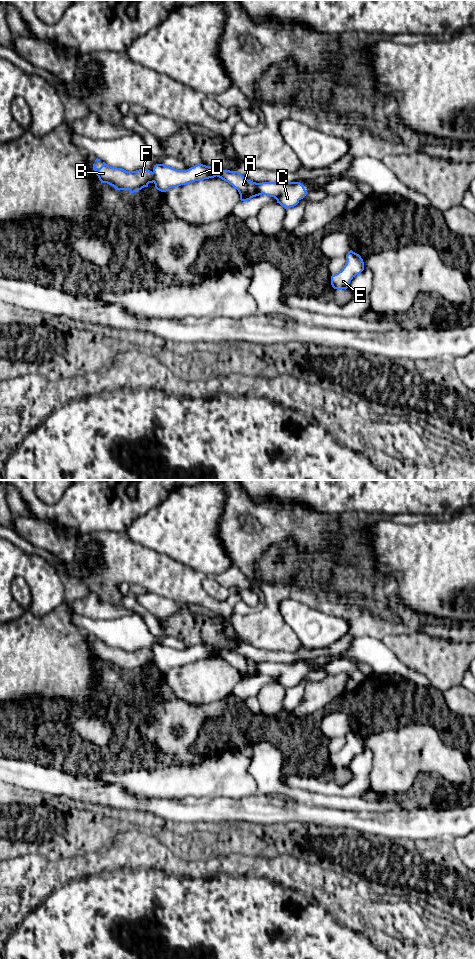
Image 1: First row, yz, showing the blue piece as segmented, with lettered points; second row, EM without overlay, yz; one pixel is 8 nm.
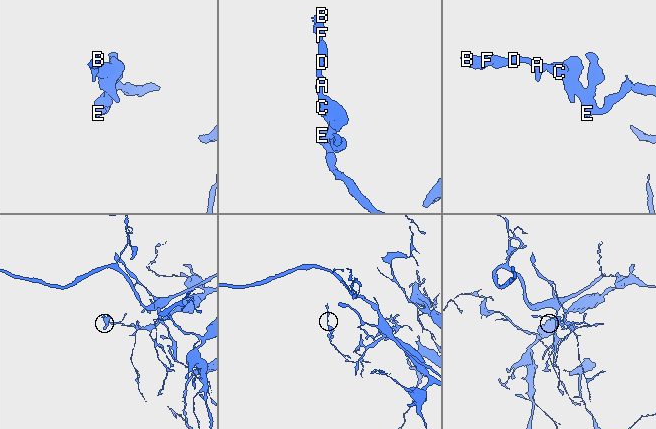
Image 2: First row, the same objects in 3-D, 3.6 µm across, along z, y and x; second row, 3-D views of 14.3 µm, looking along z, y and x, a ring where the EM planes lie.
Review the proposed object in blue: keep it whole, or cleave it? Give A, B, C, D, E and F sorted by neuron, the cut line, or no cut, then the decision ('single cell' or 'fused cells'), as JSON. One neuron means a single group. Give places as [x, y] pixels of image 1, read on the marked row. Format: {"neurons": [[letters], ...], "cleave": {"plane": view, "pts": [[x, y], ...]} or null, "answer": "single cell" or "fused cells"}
{"neurons": [["A", "C", "D", "E"], ["B", "F"]], "cleave": {"plane": "yz", "pts": [[152, 172], [154, 181]]}, "answer": "fused cells"}

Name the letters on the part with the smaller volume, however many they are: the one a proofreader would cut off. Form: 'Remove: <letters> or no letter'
Remove: B, F

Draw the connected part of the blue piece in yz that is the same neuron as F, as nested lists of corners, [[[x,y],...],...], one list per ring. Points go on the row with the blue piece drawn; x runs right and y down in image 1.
[[[103,162],[97,169],[95,163],[93,170],[101,183],[107,183],[117,190],[129,190],[131,193],[138,192],[149,183],[154,182],[153,172],[147,169],[126,171],[122,168],[112,167]]]

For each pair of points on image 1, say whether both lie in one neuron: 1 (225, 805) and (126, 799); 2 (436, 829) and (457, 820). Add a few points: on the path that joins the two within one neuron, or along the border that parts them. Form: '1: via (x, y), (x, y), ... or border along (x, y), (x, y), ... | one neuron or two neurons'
1: via (200, 808), (160, 808), (151, 806) | one neuron
2: via (441, 824), (452, 823) | one neuron

